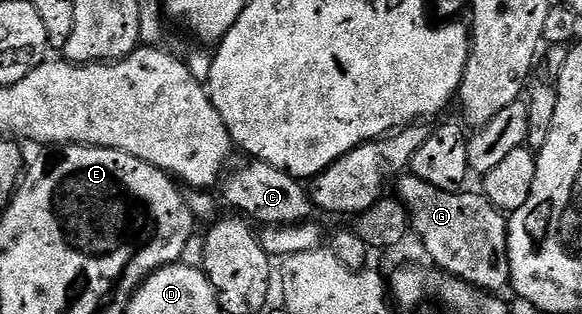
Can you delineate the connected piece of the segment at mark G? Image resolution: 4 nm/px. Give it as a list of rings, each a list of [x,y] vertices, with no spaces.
[[[412,173],[402,174],[396,183],[396,198],[409,212],[412,230],[422,239],[428,262],[434,268],[467,281],[480,291],[501,293],[504,287],[506,290],[510,286],[507,253],[509,221],[506,212],[491,205],[484,194],[468,195],[465,189],[435,189],[435,185],[427,185],[427,181]]]

